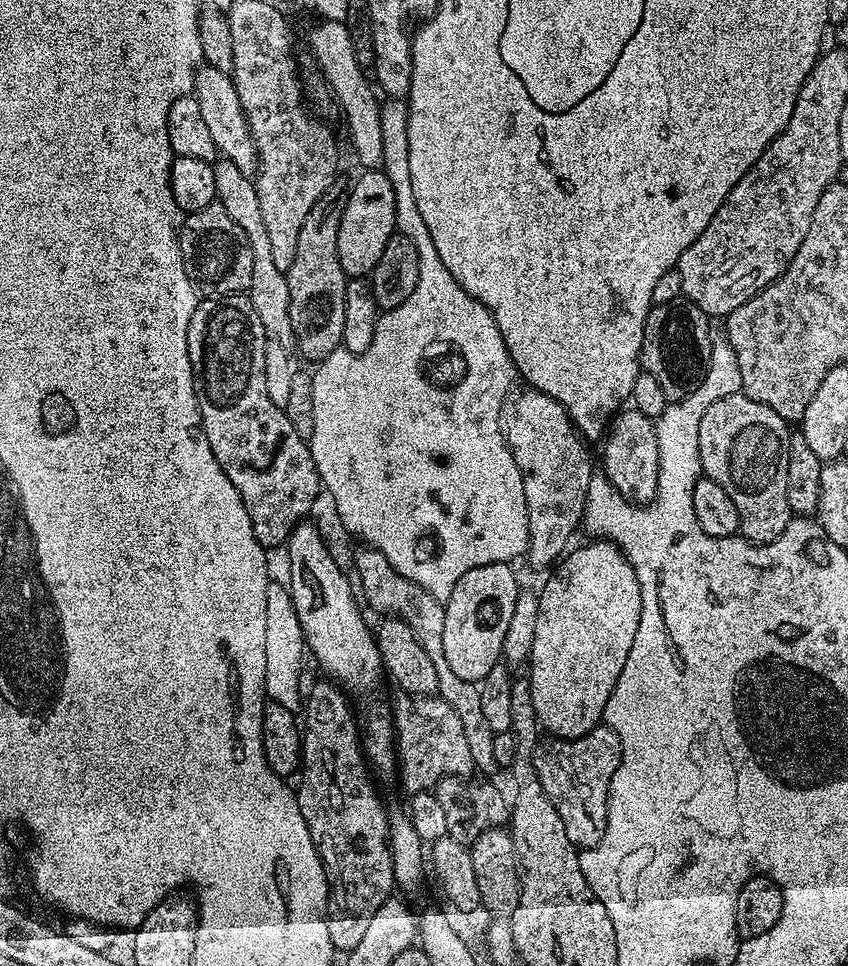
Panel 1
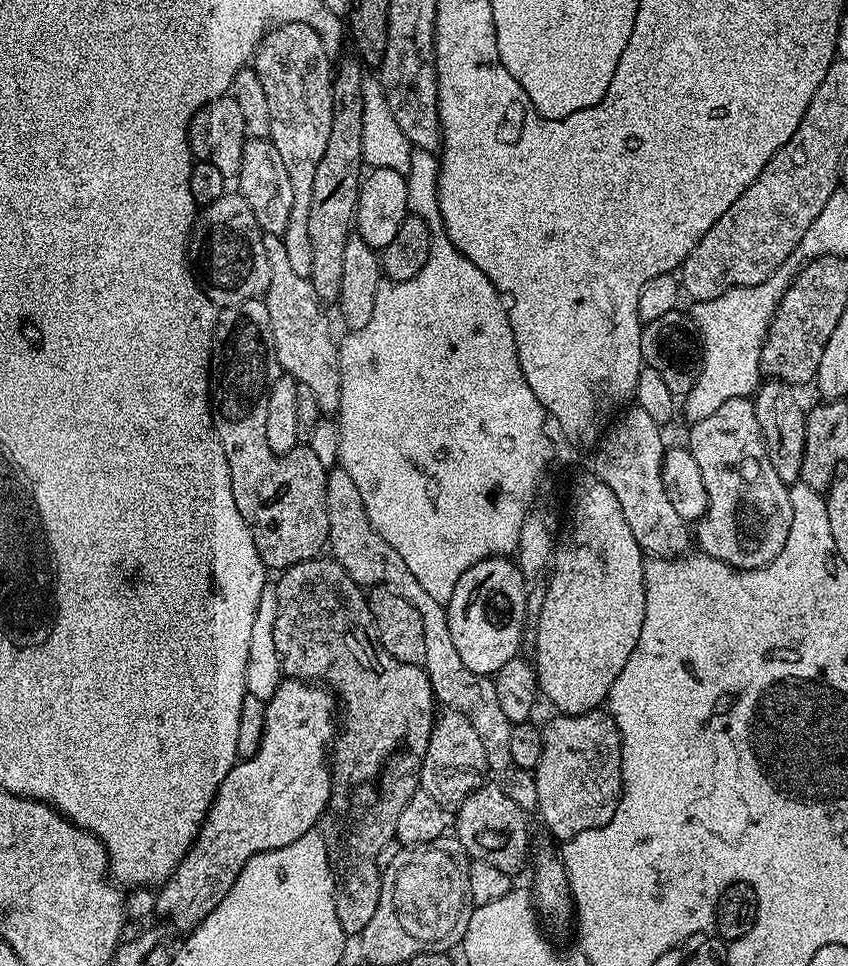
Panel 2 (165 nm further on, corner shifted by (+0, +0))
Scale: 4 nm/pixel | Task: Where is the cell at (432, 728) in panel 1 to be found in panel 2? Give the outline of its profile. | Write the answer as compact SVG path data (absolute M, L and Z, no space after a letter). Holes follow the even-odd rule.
M307 560L283 569L279 576L280 580L275 581L278 610L274 618L274 650L278 650L280 671L293 680L323 682L338 701L338 731L330 744L332 789L318 831L326 842L332 877L336 879L338 926L342 926L345 937L356 938L374 918L374 910L378 910L382 875L379 856L388 843L393 843L402 806L418 791L422 758L428 749L438 704L423 667L398 662L380 645L365 589L348 577L337 560Z

